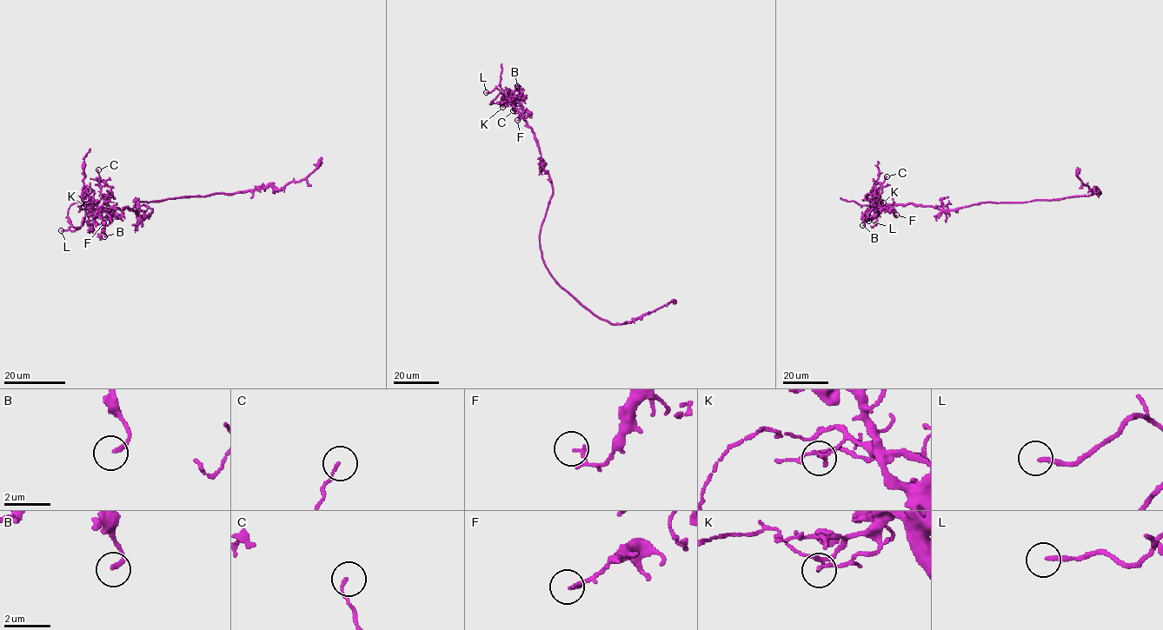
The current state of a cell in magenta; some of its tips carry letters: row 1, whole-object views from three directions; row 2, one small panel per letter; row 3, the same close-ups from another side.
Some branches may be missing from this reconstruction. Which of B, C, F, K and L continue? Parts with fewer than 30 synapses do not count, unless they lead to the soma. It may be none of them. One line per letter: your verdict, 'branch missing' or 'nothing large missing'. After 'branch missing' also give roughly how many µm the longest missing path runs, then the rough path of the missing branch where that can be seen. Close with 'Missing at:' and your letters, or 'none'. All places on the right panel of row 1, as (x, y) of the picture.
B: nothing large missing
C: nothing large missing
F: nothing large missing
K: nothing large missing
L: nothing large missing
Missing at: none

